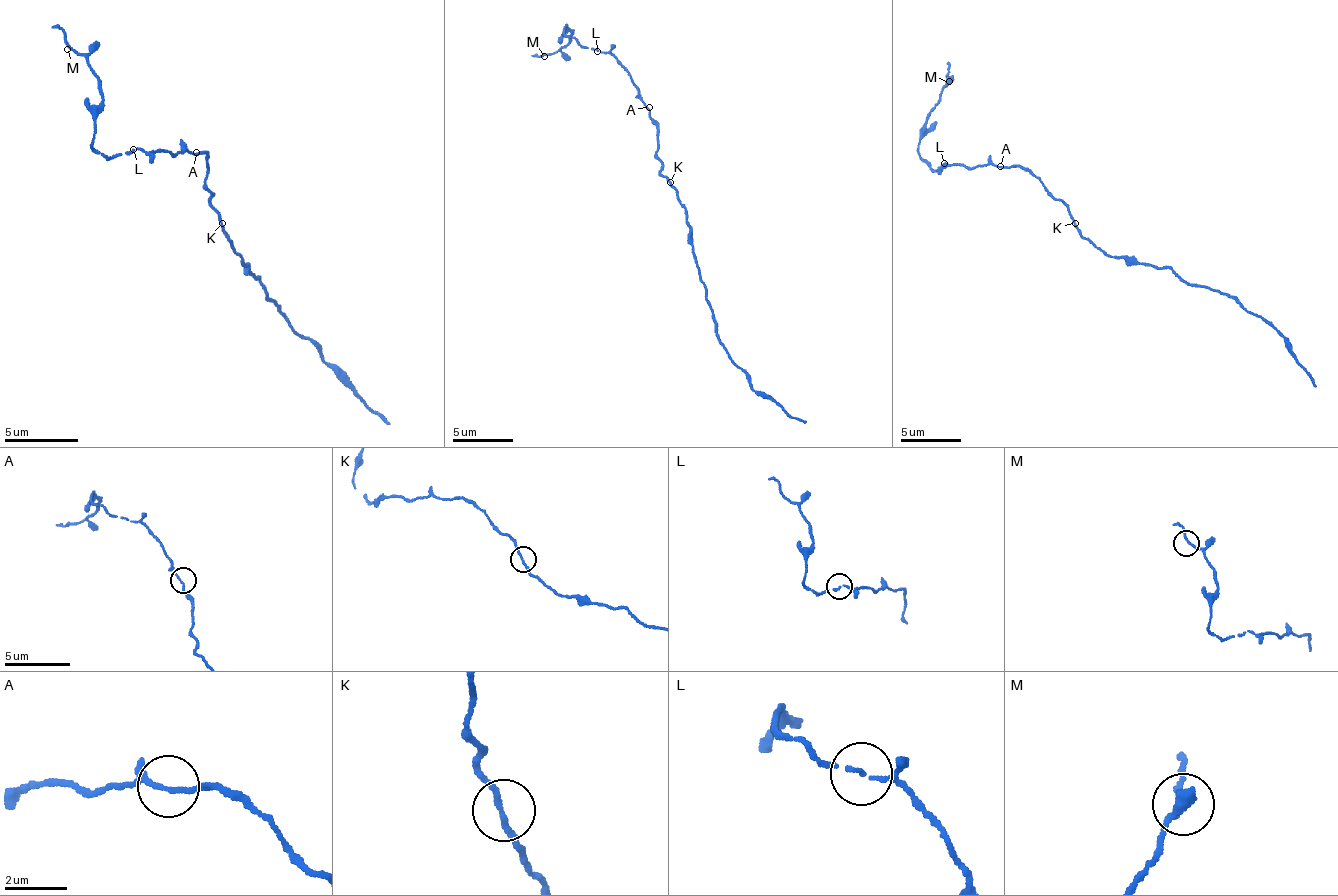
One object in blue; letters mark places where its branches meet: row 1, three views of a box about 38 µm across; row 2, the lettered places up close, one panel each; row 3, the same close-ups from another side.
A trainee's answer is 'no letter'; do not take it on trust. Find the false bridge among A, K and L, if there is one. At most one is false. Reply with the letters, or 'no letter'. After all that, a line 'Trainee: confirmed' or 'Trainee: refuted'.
L
Trainee: refuted

